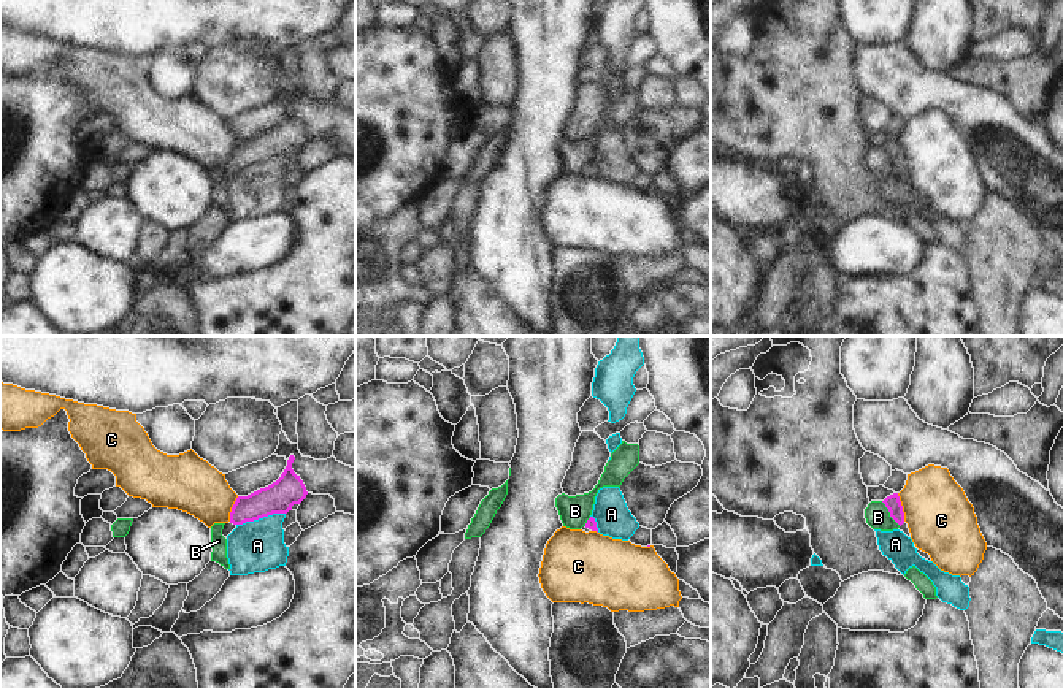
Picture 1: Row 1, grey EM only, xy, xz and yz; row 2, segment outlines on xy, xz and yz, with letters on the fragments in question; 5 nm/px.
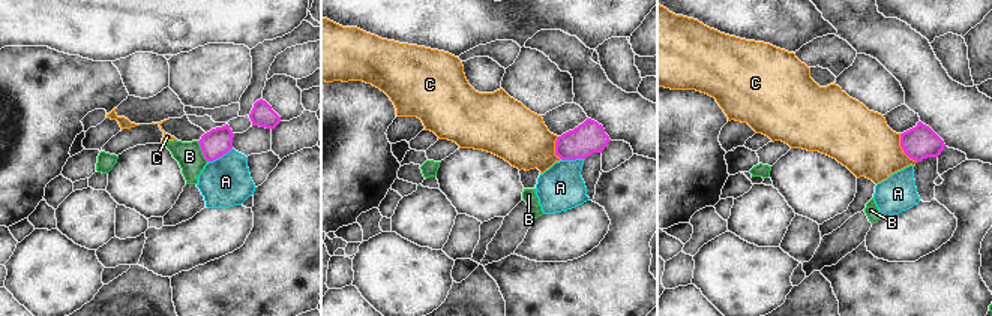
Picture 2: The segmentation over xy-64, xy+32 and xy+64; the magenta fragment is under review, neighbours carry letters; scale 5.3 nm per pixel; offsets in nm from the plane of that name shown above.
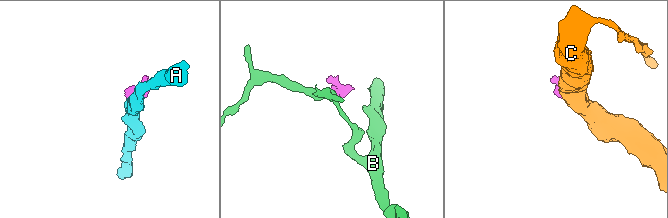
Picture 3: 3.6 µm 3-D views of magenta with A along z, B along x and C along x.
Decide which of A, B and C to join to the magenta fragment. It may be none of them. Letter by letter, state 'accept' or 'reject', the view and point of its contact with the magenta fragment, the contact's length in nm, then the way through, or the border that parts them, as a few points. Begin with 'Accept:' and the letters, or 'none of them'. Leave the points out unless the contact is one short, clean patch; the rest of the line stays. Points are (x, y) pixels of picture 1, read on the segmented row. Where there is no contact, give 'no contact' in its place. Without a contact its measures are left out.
Accept: none of them
A: reject | xy (260, 517) | 260 nm | along xy (284, 512), (275, 512), (237, 525)
B: reject | yz (890, 514) | 160 nm | along yz (881, 501), (900, 525)
C: reject | yz (901, 508) | 150 nm | along yz (897, 493), (905, 520)

